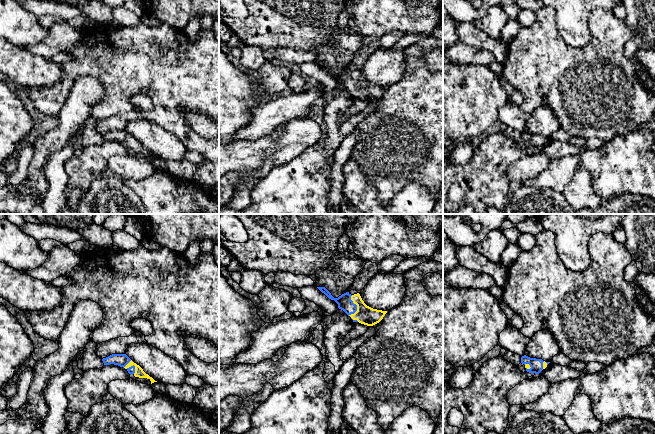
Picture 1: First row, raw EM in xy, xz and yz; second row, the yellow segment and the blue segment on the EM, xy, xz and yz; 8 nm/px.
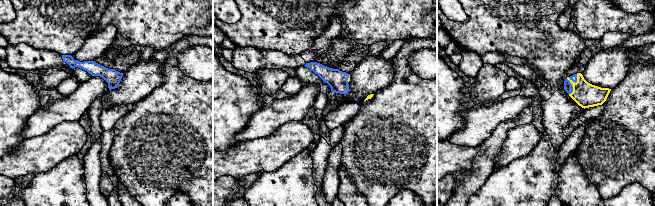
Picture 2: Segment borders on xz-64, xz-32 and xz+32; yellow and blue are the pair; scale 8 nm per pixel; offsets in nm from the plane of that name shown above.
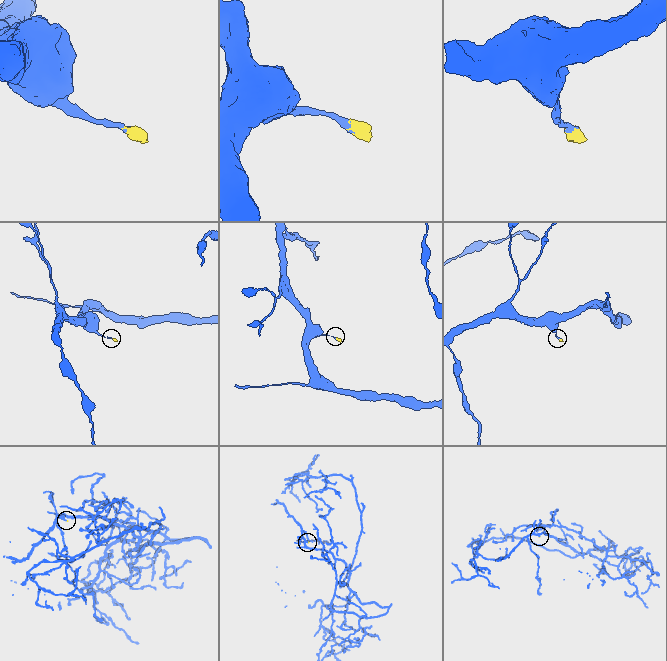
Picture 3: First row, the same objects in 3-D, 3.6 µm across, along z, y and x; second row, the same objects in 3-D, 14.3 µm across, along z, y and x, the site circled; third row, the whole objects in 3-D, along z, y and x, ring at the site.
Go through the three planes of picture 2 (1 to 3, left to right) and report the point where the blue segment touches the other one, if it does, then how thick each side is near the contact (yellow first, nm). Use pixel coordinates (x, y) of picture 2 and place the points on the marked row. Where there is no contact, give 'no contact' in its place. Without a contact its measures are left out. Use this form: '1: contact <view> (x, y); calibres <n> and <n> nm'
1: no contact
2: contact xz-32 (348, 78); calibres 20 and 160 nm
3: contact xz+32 (570, 81); calibres 200 and 70 nm

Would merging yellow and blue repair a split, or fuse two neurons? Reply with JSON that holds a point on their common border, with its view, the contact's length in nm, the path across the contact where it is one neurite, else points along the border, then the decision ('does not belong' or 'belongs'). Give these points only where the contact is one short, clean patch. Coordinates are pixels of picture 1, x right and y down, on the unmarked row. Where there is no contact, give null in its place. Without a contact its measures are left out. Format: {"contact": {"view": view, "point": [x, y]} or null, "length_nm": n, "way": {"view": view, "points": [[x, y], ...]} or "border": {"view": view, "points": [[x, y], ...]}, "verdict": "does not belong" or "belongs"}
{"contact": {"view": "xz", "point": [357, 83]}, "length_nm": 170, "way": {"view": "xz", "points": [[366, 91], [357, 83], [344, 78]]}, "verdict": "belongs"}

